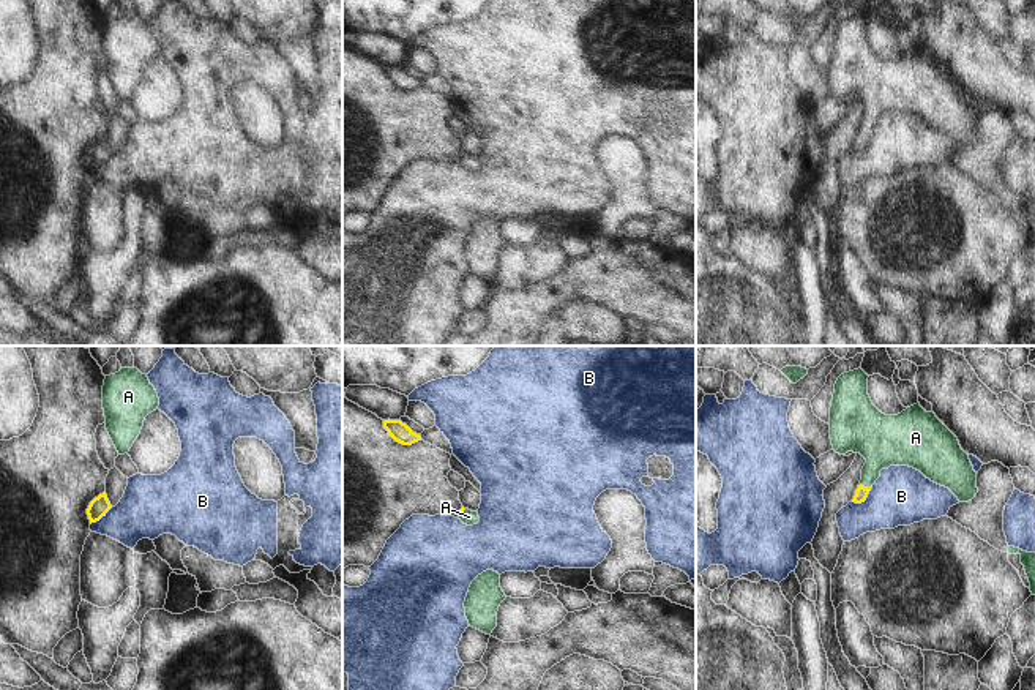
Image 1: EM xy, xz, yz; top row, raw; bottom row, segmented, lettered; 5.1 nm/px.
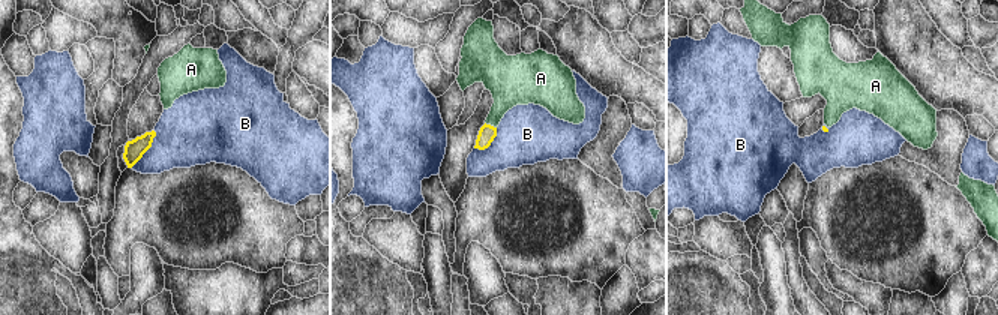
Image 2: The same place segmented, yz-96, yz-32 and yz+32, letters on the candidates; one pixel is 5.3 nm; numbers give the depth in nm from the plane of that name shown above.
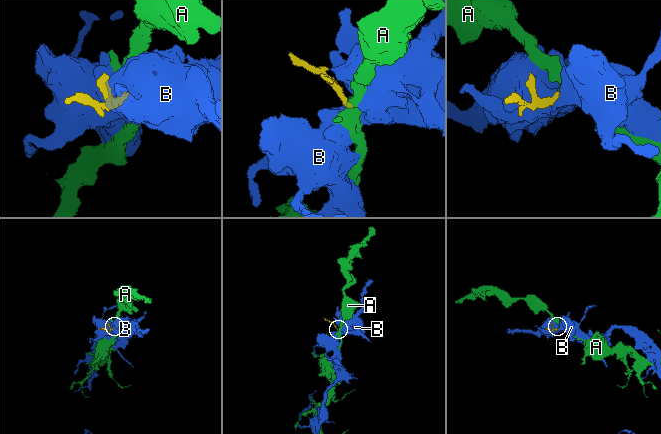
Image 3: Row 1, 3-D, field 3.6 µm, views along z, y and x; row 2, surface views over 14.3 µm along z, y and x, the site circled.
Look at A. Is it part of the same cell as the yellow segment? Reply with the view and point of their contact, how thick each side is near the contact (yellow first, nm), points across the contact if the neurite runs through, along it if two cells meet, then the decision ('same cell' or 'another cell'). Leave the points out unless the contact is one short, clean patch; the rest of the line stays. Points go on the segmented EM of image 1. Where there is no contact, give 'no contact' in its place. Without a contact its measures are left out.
yz (863, 487) | 70/240 nm | across yz (862, 493), (863, 487), (881, 452), (881, 441) | same cell

